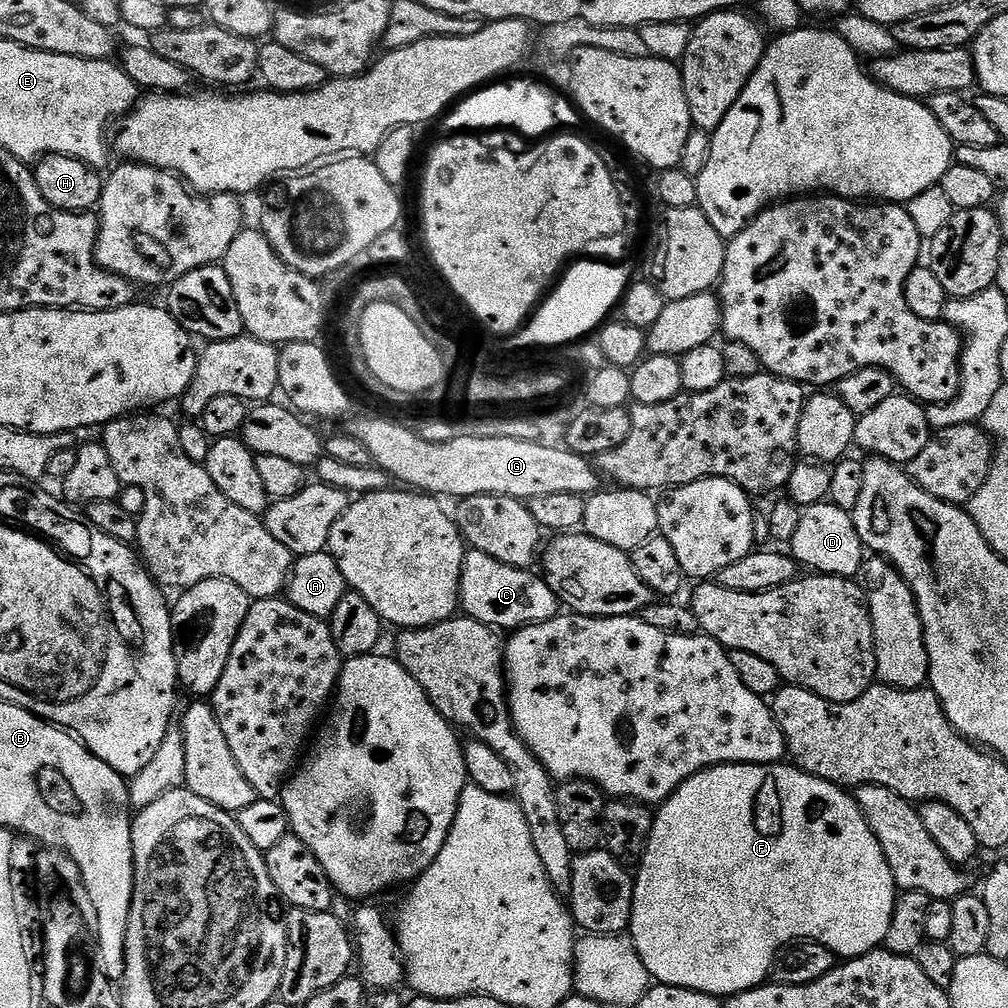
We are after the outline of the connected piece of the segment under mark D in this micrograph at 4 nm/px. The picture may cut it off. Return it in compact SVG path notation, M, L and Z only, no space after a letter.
M830 502L815 504L800 513L798 530L790 545L791 555L797 565L816 574L854 578L866 559L866 549L852 521L851 512L842 510Z

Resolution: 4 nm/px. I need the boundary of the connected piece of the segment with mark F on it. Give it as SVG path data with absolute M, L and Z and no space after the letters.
M788 762L716 764L713 768L703 768L682 782L682 786L678 786L678 790L674 790L674 794L659 805L652 829L648 831L648 845L644 847L644 854L634 872L630 935L649 977L656 984L669 984L705 992L717 998L727 998L759 988L765 983L778 953L793 942L813 940L826 946L837 958L855 958L877 951L884 943L886 930L890 930L890 918L894 914L897 895L890 862L886 862L886 854L882 854L882 846L874 830L870 830L862 810L856 805L855 795L849 794L841 785L811 776L809 772L803 772Z

